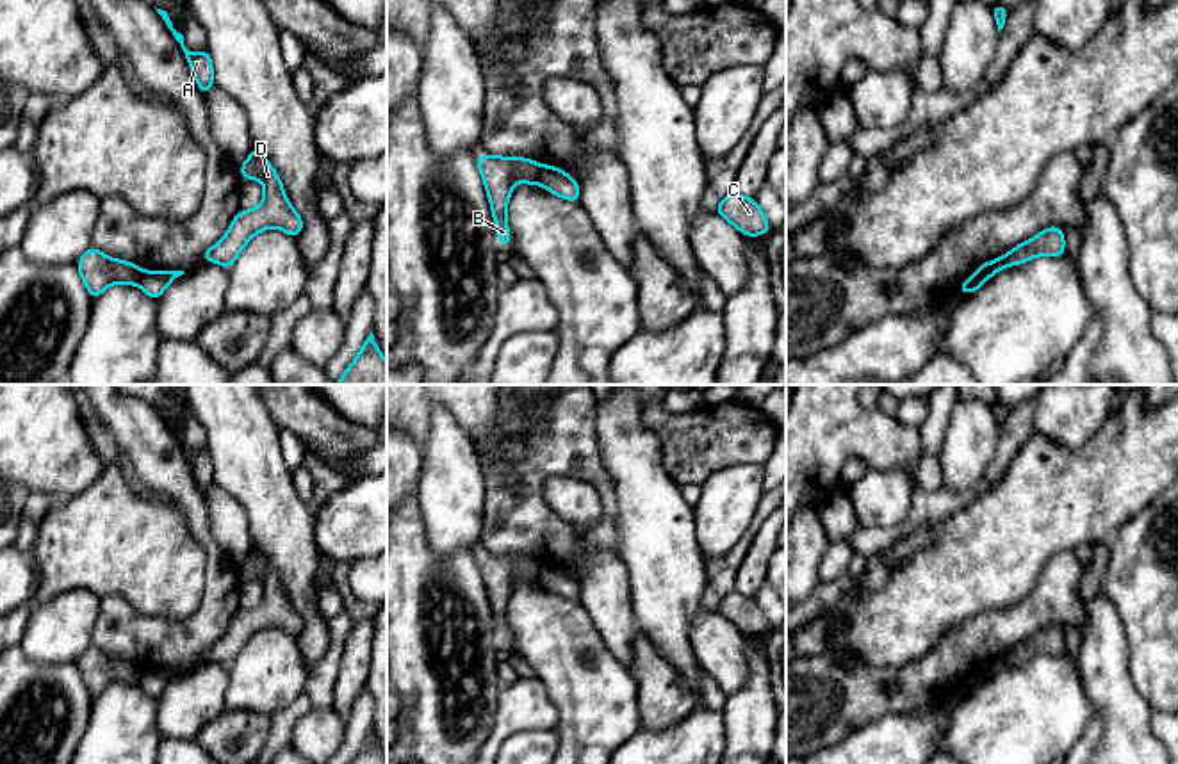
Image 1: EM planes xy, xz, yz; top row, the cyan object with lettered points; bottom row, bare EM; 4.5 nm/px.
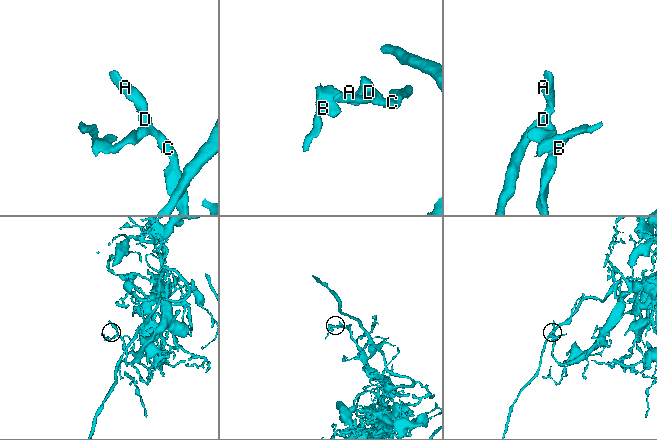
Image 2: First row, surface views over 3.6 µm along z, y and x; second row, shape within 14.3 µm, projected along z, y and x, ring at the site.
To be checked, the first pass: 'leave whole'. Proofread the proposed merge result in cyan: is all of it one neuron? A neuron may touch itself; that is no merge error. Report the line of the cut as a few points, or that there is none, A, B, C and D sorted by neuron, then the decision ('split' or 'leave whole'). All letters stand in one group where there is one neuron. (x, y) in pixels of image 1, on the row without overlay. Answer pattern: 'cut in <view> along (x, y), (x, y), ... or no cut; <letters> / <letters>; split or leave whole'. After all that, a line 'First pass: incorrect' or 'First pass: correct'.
cut in yz along (986, 675), (975, 675), (965, 691); A C D / B; split
First pass: incorrect

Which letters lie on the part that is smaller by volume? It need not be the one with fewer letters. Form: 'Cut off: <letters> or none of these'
Cut off: B

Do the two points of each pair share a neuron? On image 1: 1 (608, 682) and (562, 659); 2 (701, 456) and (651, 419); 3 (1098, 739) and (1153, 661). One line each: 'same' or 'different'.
1: same
2: same
3: different

